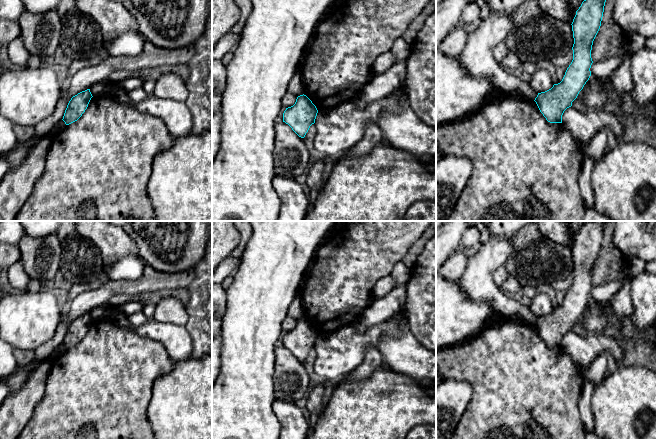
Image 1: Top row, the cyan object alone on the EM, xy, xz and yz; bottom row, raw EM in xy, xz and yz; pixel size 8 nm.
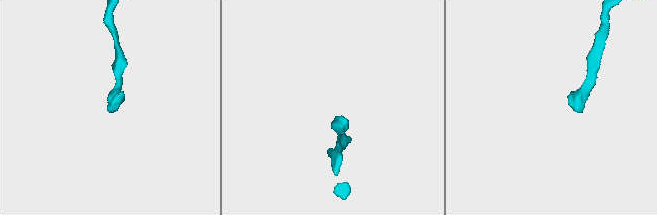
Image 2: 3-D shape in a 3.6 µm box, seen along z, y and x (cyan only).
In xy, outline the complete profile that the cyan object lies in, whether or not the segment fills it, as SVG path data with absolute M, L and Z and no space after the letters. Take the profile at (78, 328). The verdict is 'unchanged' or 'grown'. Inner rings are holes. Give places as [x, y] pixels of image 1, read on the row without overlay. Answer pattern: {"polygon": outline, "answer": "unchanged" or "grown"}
{"polygon": "M87 313L71 322L62 343L66 349L77 345L82 340L92 321L90 313Z", "answer": "unchanged"}

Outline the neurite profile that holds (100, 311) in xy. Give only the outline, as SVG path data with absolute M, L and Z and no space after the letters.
M109 302L105 303L103 305L99 305L97 307L95 307L94 309L92 309L92 311L90 312L90 316L92 318L92 320L95 319L100 319L105 317L105 315L112 309L112 307L110 306Z

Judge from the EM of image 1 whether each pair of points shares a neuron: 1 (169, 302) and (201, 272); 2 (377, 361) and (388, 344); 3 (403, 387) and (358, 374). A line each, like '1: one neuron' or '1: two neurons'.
1: two neurons
2: two neurons
3: two neurons

